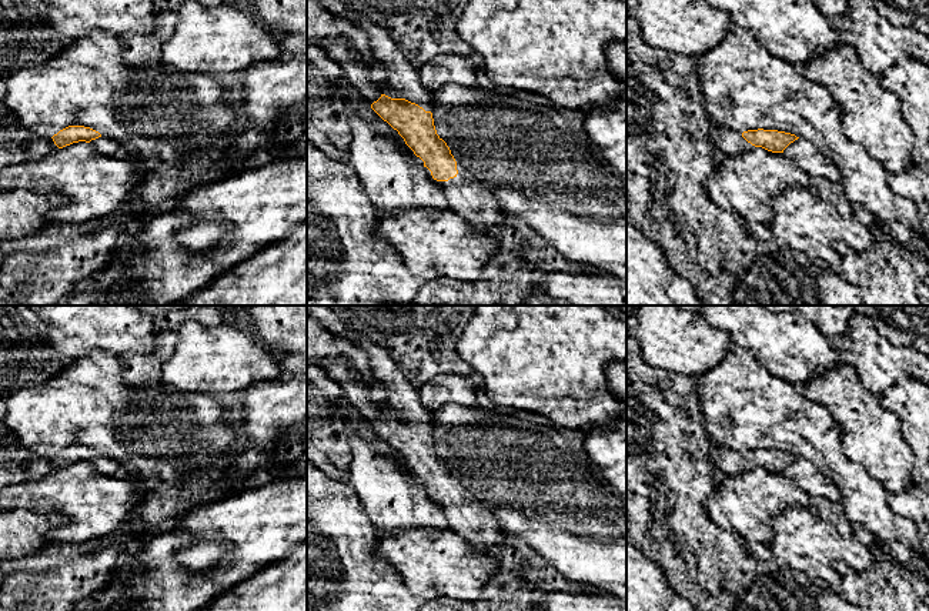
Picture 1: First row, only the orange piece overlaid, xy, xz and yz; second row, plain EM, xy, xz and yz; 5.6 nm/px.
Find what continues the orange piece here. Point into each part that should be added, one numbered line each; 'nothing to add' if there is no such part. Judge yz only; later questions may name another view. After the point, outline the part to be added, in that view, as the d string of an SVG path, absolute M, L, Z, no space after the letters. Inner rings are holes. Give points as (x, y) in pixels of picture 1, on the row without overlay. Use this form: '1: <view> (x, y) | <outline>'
1: yz (727, 461) | M712 444L709 447L709 460L721 477L736 475L755 467L741 453Z

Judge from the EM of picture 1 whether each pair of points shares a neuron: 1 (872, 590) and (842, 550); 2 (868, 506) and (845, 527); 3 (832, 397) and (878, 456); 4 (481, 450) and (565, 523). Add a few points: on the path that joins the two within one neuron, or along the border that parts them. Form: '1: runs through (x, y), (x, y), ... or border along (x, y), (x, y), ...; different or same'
1: border along (881, 556), (866, 568), (854, 571); different
2: border along (839, 501), (844, 513), (869, 533); different
3: runs through (846, 411), (875, 441); same
4: runs through (503, 464), (508, 466), (544, 501); same

